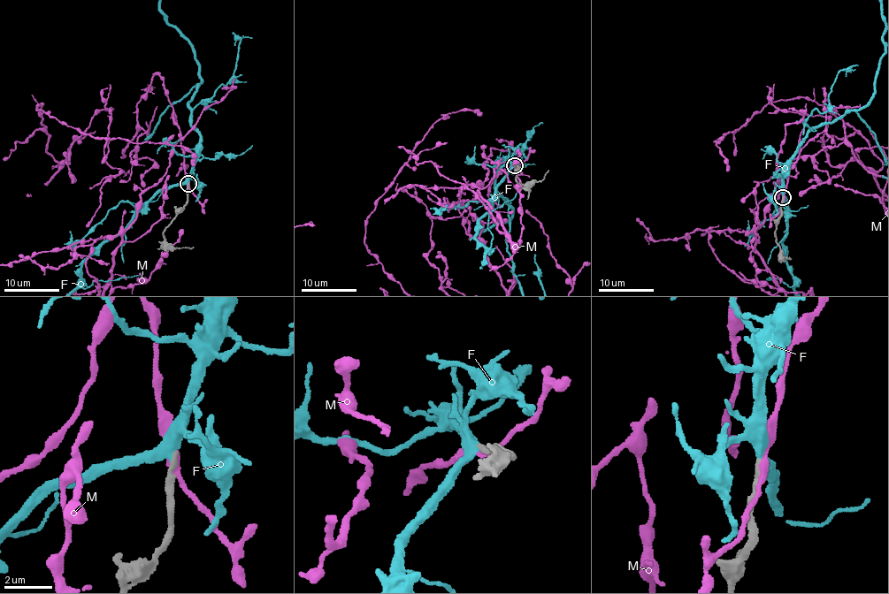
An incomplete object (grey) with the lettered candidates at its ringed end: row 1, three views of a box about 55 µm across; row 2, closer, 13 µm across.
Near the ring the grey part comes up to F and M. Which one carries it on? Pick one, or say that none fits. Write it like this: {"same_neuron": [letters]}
{"same_neuron": ["F"]}

